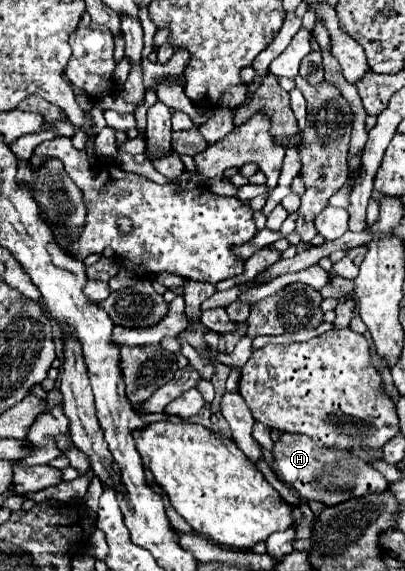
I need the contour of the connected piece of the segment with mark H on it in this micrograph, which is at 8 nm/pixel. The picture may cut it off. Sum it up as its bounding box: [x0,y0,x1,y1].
[272,434,388,506]

